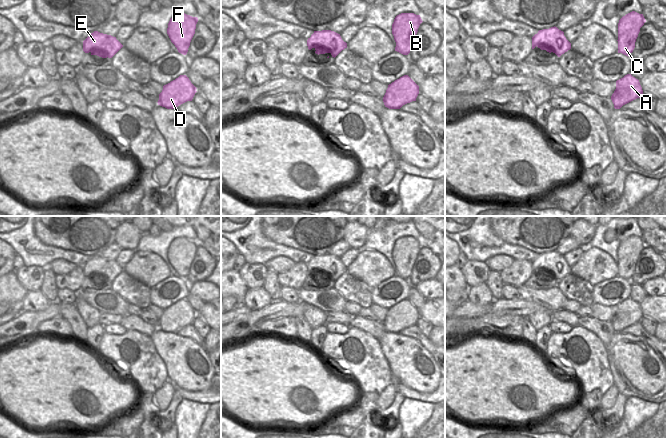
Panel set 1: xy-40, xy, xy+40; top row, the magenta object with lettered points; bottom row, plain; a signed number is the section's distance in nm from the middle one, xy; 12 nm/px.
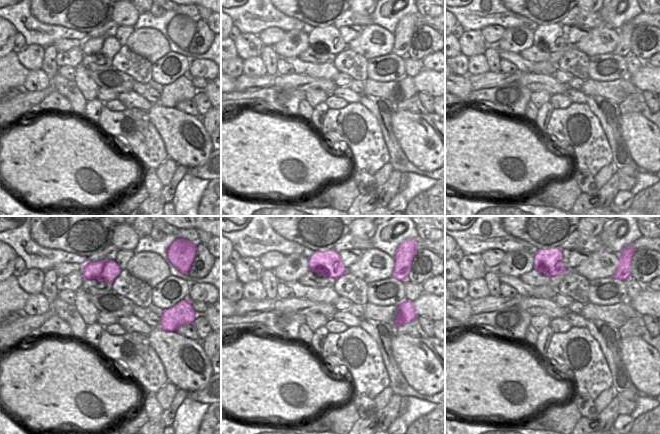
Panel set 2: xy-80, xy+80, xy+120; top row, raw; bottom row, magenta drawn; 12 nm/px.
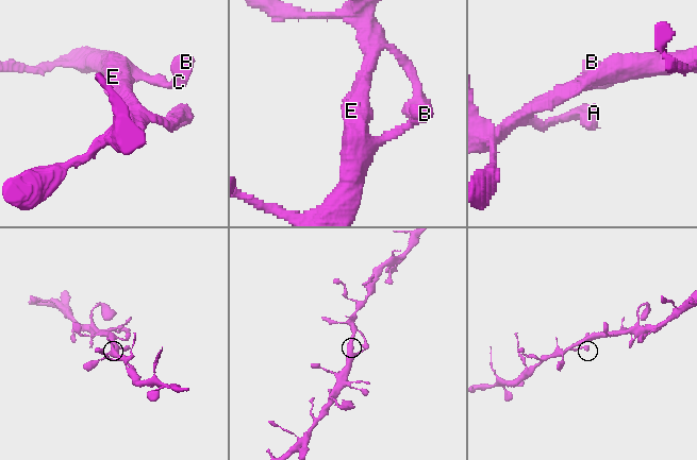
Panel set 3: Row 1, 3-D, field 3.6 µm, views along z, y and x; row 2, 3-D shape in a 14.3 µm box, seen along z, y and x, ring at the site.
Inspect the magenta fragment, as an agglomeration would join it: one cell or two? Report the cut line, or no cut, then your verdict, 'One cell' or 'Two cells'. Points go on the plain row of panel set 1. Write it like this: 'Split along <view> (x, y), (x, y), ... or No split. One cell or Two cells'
No split. One cell.

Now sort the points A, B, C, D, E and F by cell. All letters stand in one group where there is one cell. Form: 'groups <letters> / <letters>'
groups A B C D E F

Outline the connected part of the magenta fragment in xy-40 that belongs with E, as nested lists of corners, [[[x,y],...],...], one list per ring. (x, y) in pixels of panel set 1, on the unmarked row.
[[[98,255],[91,257],[83,265],[83,275],[97,279],[102,282],[112,282],[123,269],[111,259],[103,258]]]

